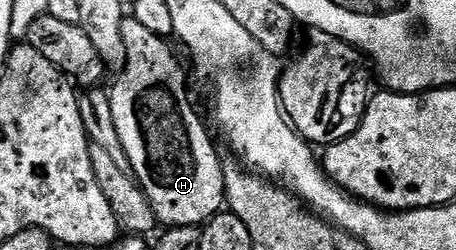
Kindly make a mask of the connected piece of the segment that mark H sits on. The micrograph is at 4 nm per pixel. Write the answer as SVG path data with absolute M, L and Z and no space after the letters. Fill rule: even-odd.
M134 17L124 18L121 25L121 37L125 41L125 49L127 50L127 63L118 72L119 80L115 83L115 88L110 88L111 108L113 109L113 125L117 125L117 137L121 137L121 145L125 145L125 157L129 157L129 165L131 166L131 175L137 180L139 187L147 196L148 201L152 205L153 213L158 222L164 228L173 227L199 227L205 225L214 215L220 214L225 207L225 196L223 194L223 163L219 155L215 152L215 147L211 144L211 135L207 132L205 124L199 120L199 115L195 112L195 107L191 104L191 99L187 96L187 87L183 84L183 71L179 68L179 63L175 60L175 55L171 52L171 47L164 36L157 33L149 33L149 29L145 29L145 25L141 25L141 21L137 21Z

